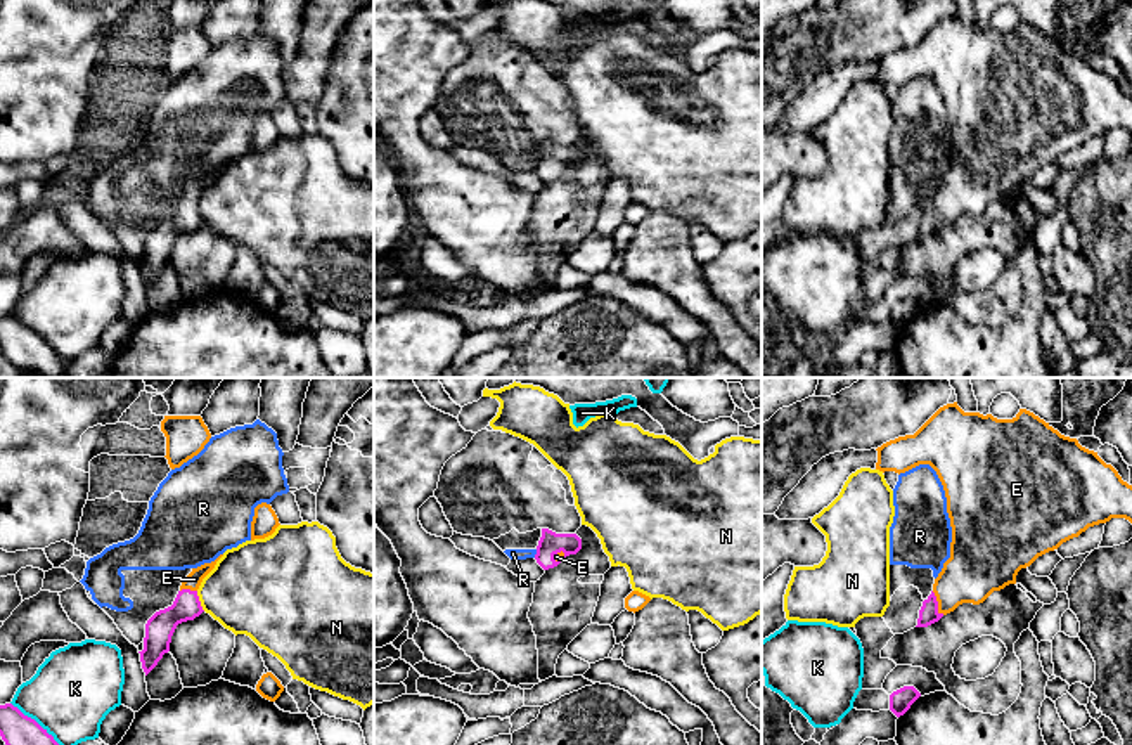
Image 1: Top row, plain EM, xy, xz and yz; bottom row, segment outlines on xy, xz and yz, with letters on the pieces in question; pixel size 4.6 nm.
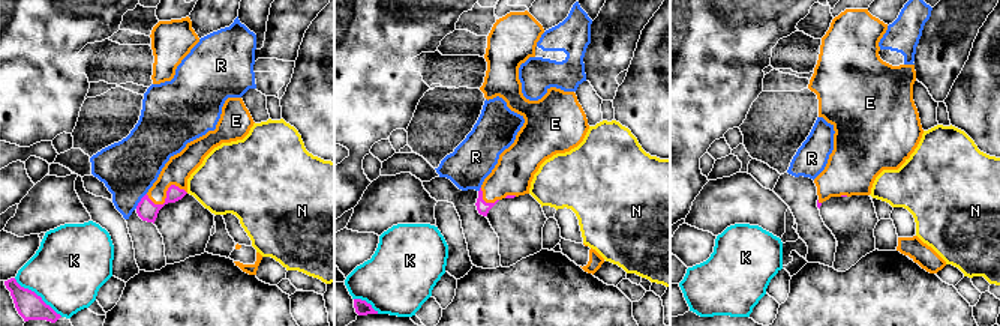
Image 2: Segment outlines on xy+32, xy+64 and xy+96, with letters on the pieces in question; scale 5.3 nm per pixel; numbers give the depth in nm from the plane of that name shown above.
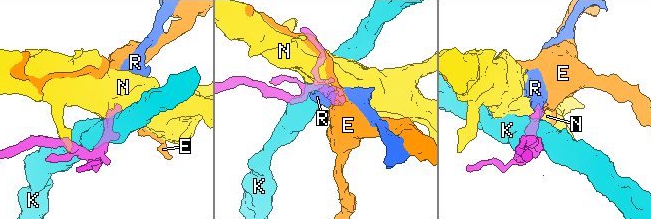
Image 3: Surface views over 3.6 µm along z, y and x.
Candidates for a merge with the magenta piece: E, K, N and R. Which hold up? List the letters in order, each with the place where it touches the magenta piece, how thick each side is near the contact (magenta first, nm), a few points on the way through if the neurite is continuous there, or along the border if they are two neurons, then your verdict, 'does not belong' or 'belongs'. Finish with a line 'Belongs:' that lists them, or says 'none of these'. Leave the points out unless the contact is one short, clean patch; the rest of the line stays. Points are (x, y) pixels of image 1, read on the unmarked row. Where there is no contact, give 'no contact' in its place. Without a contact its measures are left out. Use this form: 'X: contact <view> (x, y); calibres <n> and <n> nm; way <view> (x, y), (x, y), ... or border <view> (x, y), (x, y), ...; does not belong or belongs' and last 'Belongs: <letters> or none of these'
E: contact yz (937, 215); calibres 90 and 280 nm; way yz (928, 226), (937, 215), (977, 179); belongs
K: contact xy (38, 336); calibres 180 and 380 nm; does not belong
N: contact xy (199, 213); calibres 140 and 400 nm; border xy (196, 203), (205, 222); does not belong
R: contact xz (537, 165); calibres 110 and 50 nm; border xz (537, 161), (533, 168); does not belong
Belongs: E

